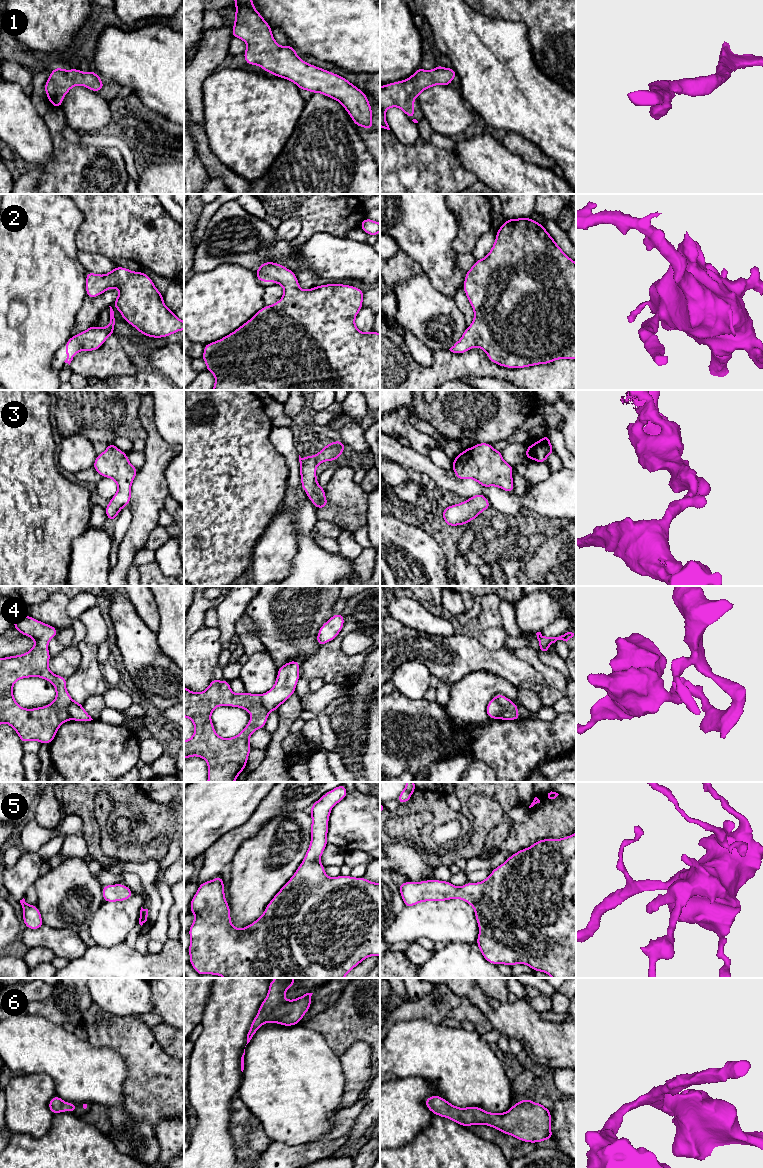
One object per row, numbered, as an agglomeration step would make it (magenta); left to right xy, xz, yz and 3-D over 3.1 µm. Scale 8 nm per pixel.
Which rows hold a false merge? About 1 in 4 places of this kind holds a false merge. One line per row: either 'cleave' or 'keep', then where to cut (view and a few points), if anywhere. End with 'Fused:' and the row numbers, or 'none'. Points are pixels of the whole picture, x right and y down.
1: keep | no cut
2: keep | no cut
3: keep | no cut
4: cleave | yz (493, 698), (501, 706), (501, 714), (498, 718)
5: keep | no cut
6: keep | no cut
Fused: 4

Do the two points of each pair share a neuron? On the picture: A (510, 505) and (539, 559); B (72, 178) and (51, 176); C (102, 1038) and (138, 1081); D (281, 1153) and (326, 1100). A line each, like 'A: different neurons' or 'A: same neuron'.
A: different neurons
B: same neuron
C: same neuron
D: different neurons

